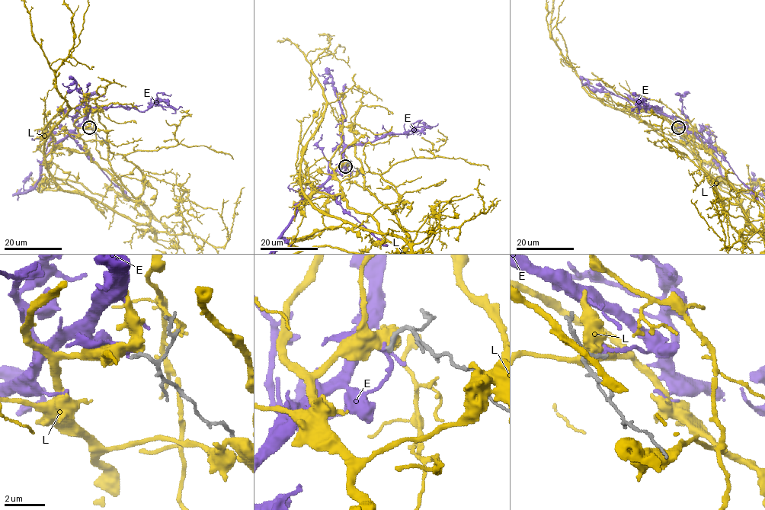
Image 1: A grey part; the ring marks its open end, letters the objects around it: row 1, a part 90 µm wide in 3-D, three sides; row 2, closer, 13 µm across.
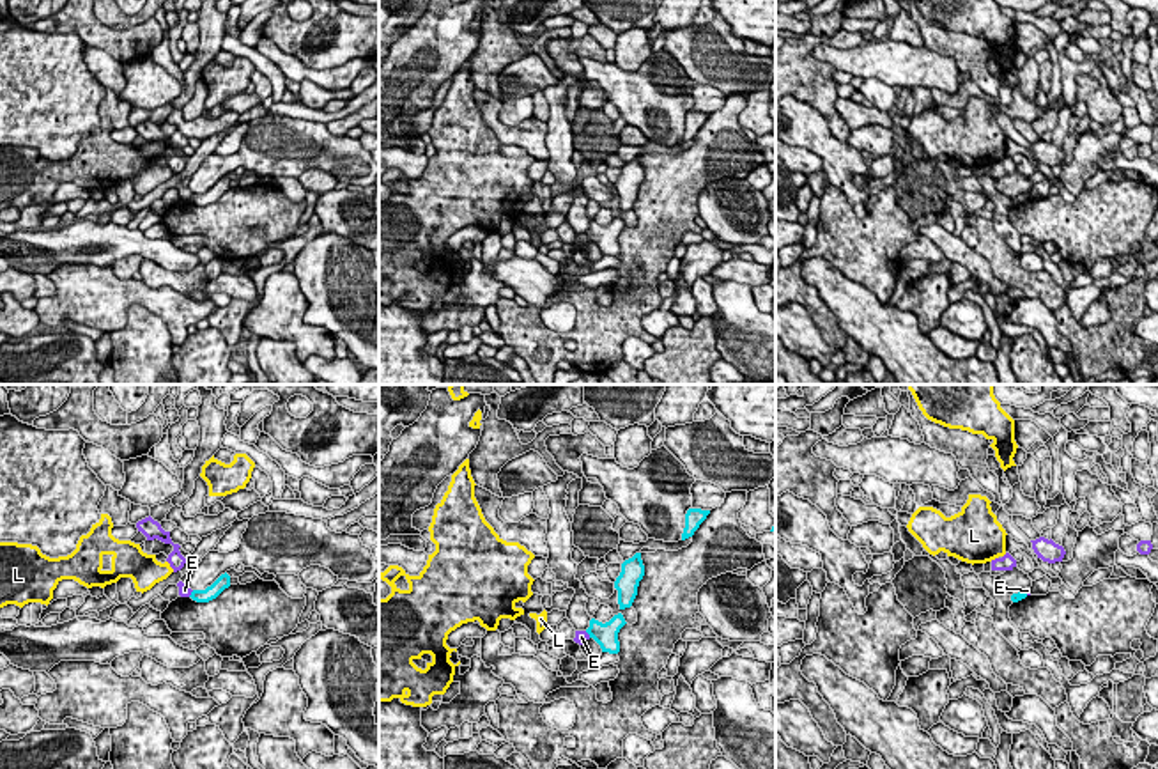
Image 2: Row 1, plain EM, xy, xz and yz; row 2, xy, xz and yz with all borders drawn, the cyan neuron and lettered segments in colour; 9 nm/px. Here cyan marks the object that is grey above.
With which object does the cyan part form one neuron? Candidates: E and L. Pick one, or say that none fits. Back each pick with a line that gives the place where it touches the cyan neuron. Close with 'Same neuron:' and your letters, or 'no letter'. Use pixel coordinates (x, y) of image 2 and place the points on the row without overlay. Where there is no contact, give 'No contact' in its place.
Same neuron: no letter

